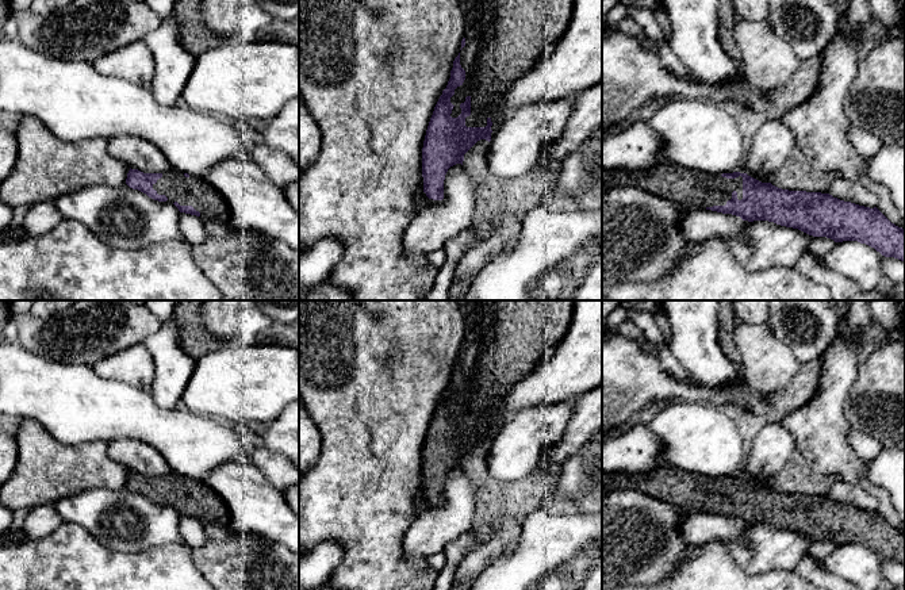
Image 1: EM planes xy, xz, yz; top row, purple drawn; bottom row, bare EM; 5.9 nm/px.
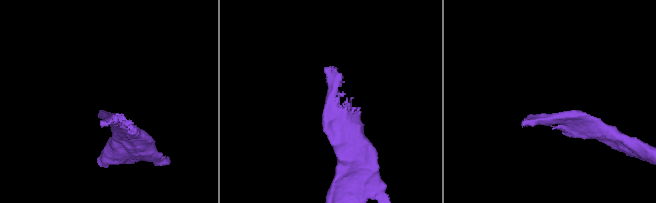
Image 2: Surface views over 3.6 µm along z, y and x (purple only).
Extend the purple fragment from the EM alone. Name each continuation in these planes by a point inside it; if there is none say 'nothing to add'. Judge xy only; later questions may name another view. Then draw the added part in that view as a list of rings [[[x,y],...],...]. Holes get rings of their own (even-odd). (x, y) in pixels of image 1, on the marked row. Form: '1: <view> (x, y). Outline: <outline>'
1: xy (194, 191). Outline: [[[170,168],[153,184],[153,189],[158,195],[165,195],[168,203],[192,206],[204,222],[230,223],[231,221],[227,202],[204,177],[185,177],[183,172]]]

